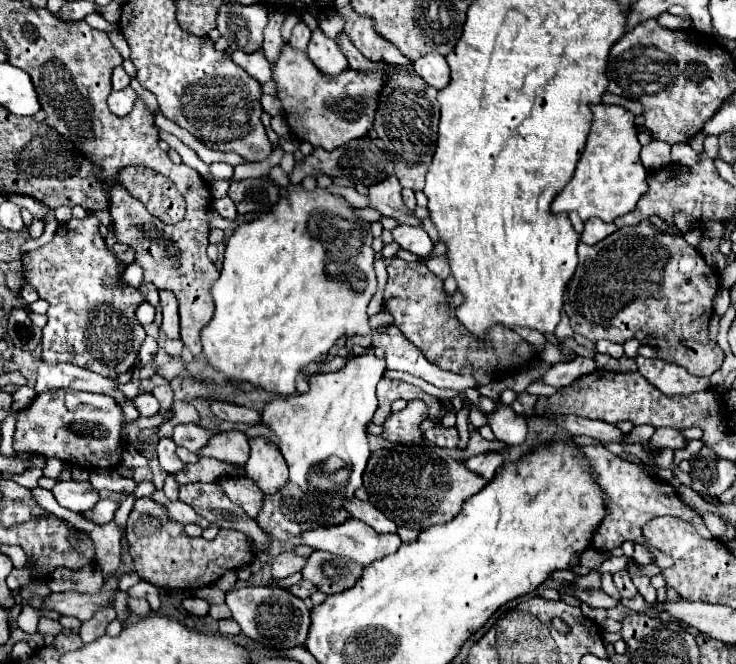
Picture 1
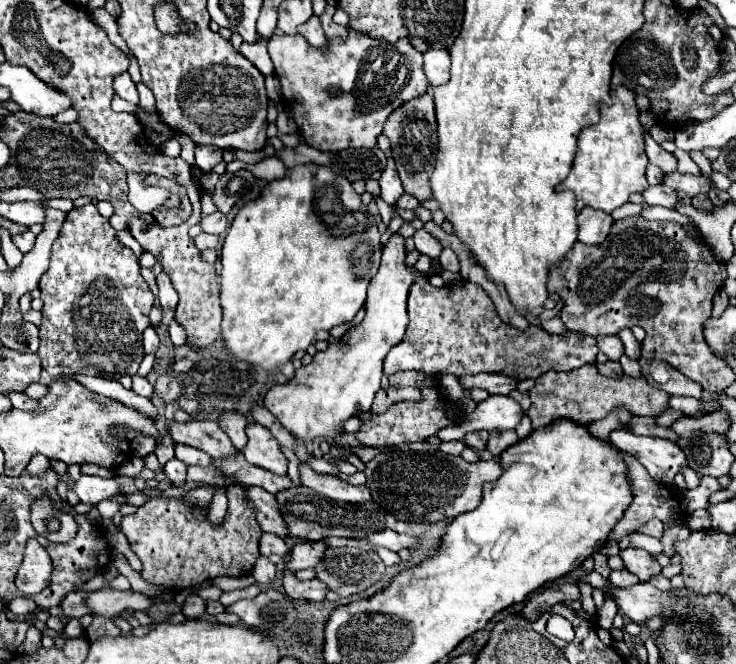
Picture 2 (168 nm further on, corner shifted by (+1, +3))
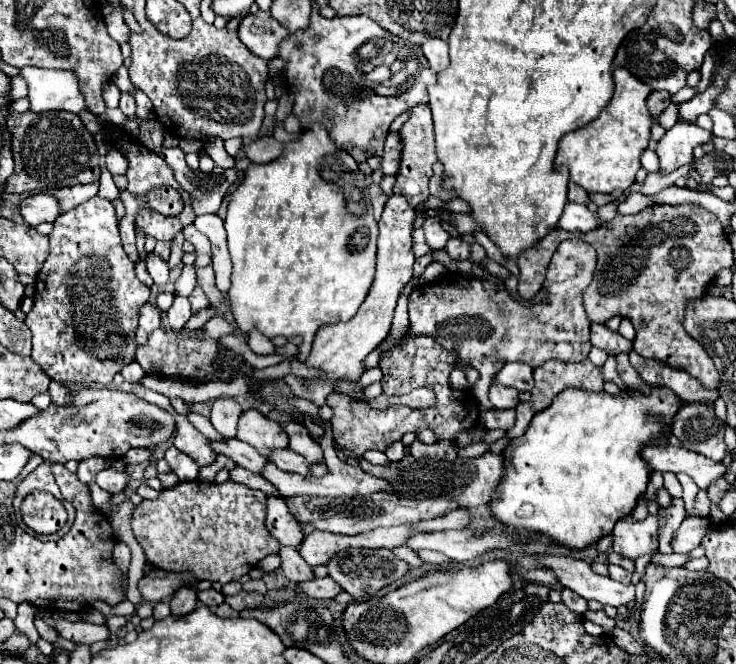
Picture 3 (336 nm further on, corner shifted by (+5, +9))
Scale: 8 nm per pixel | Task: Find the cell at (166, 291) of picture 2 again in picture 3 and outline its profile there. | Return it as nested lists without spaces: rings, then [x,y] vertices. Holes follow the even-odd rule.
[[[148,253],[144,263],[146,263],[146,269],[148,269],[150,277],[154,279],[154,283],[156,285],[166,285],[166,281],[168,281],[168,263],[156,253]]]

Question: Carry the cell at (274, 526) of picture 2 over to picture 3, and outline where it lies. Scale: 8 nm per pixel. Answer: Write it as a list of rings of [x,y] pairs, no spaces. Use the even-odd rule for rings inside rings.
[[[268,497],[268,517],[266,517],[268,531],[282,543],[294,549],[300,549],[304,541],[304,531],[294,515],[288,511],[284,499]]]

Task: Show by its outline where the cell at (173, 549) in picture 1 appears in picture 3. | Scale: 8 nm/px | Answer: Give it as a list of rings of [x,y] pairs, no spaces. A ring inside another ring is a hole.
[[[184,481],[170,489],[162,489],[154,501],[142,501],[132,513],[132,531],[142,545],[148,563],[164,571],[192,571],[198,579],[230,583],[246,575],[266,555],[278,553],[280,543],[266,529],[266,493],[246,485],[226,481],[222,485],[208,481]]]

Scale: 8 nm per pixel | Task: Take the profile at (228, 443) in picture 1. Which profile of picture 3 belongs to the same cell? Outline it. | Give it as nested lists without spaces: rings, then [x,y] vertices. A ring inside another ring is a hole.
[[[216,399],[210,413],[210,421],[218,433],[230,439],[236,435],[236,423],[240,415],[242,415],[242,409],[234,399]]]

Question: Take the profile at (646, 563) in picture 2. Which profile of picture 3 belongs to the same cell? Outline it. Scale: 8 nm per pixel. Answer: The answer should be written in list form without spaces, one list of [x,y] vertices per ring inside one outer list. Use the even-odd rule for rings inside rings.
[[[626,515],[614,527],[614,551],[630,559],[652,555],[658,551],[658,515],[648,515],[644,521]]]

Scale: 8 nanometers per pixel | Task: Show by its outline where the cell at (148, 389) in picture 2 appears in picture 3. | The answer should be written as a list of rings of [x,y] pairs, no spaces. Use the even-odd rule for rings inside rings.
[[[132,361],[132,363],[124,365],[120,373],[122,373],[124,381],[128,381],[128,383],[140,383],[140,379],[146,375],[146,373],[144,373],[144,369],[142,369],[136,361]]]

